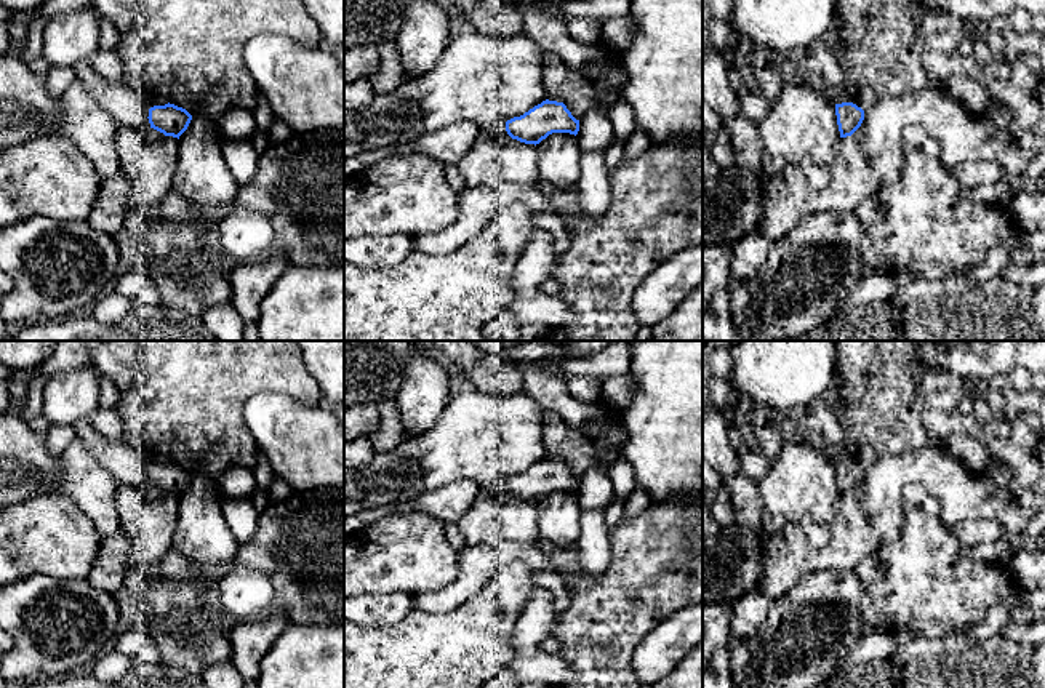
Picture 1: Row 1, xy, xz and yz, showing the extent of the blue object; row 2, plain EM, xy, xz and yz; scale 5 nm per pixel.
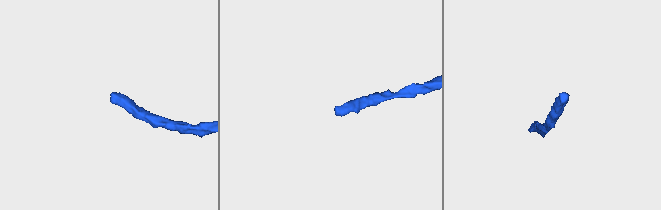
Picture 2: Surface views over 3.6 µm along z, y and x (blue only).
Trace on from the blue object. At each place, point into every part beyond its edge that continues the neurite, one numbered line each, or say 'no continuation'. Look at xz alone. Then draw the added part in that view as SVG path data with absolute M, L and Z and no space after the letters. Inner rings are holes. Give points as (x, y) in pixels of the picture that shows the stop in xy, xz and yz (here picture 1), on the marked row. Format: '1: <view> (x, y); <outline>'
1: xz (496, 132); M496 122L486 126L482 126L483 136L488 136L494 141L504 141L509 134L506 131L506 123L504 122Z

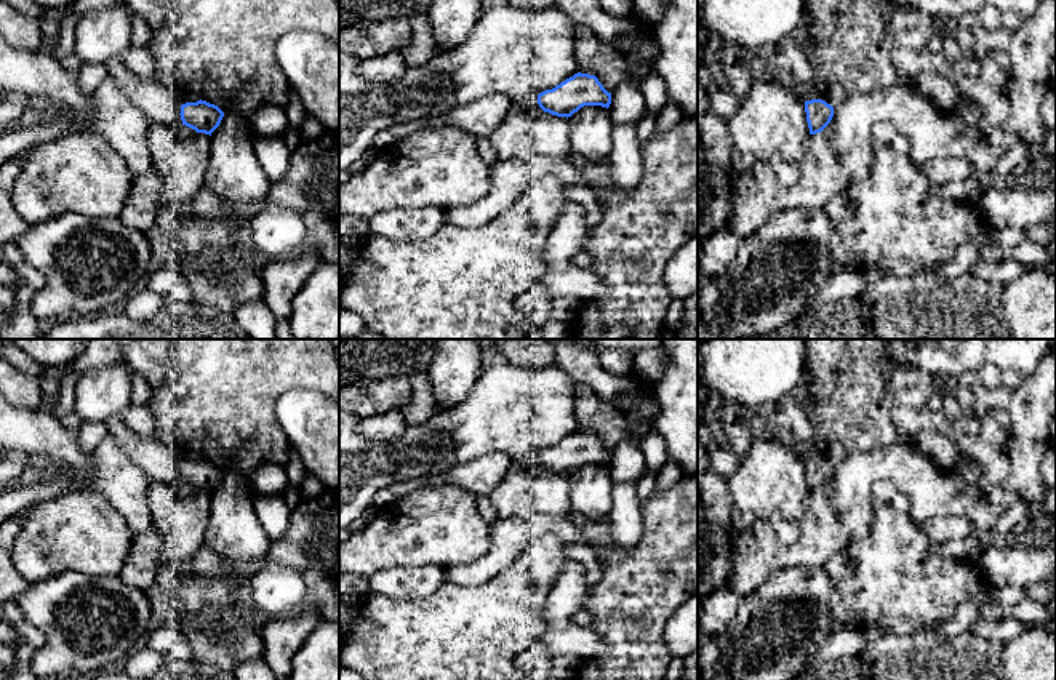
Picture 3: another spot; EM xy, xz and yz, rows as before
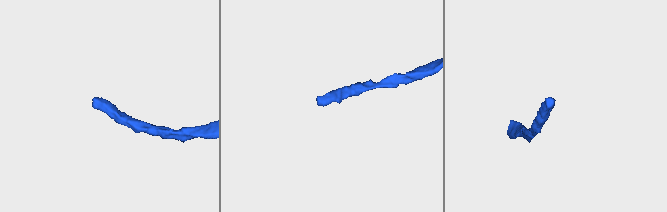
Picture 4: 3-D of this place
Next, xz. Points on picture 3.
1: xz (528, 104); M528 94L518 99L514 99L515 109L520 109L526 114L536 114L541 107L538 104L538 96L536 94Z

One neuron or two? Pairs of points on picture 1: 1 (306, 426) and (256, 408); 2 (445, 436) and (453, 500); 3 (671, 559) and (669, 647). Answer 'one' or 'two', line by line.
1: one
2: two
3: two

